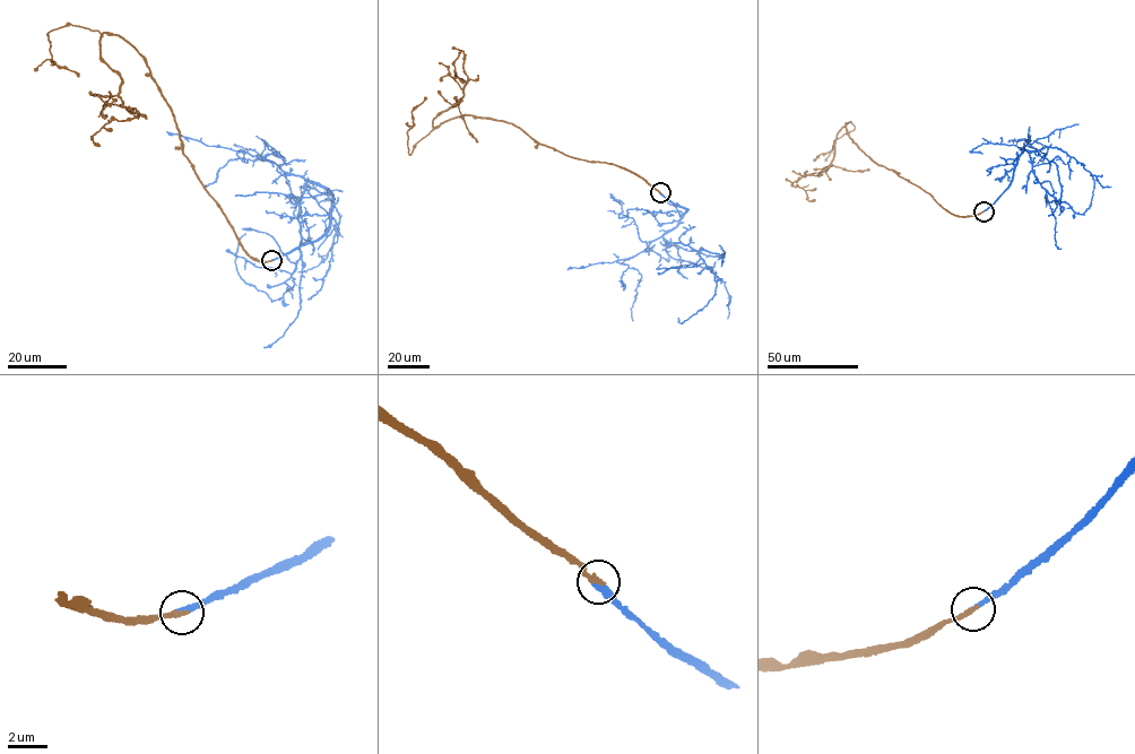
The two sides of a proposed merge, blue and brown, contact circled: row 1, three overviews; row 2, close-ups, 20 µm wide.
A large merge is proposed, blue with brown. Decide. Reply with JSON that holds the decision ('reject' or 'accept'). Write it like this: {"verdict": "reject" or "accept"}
{"verdict": "accept"}

